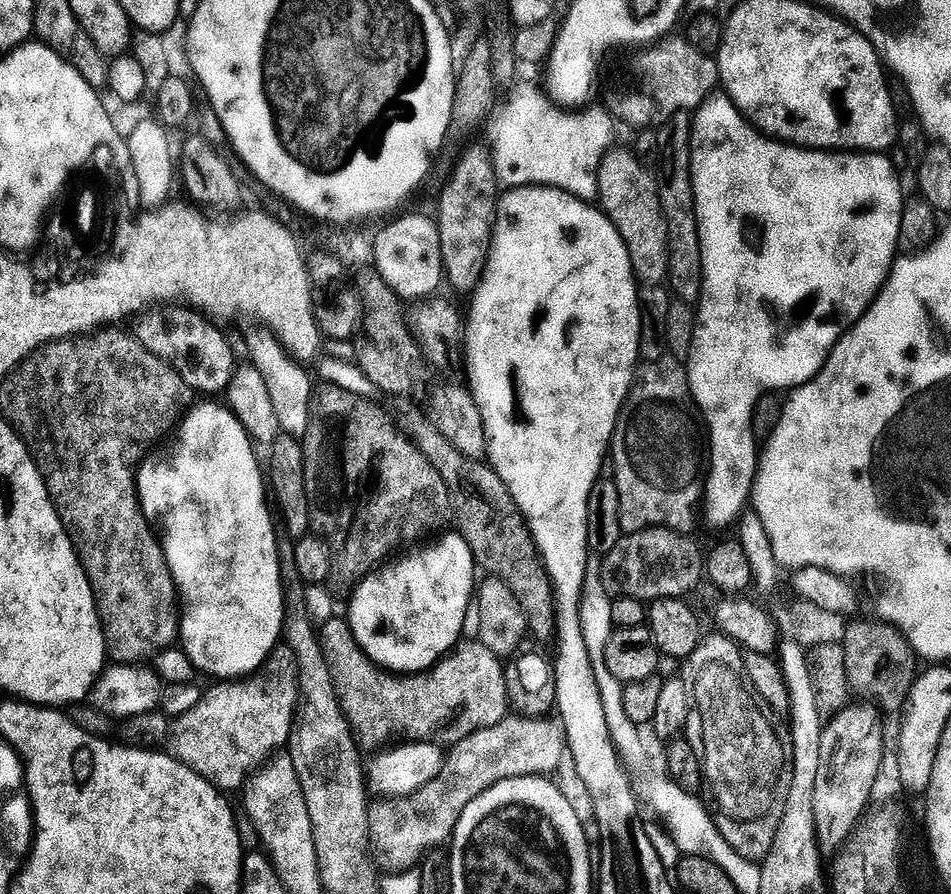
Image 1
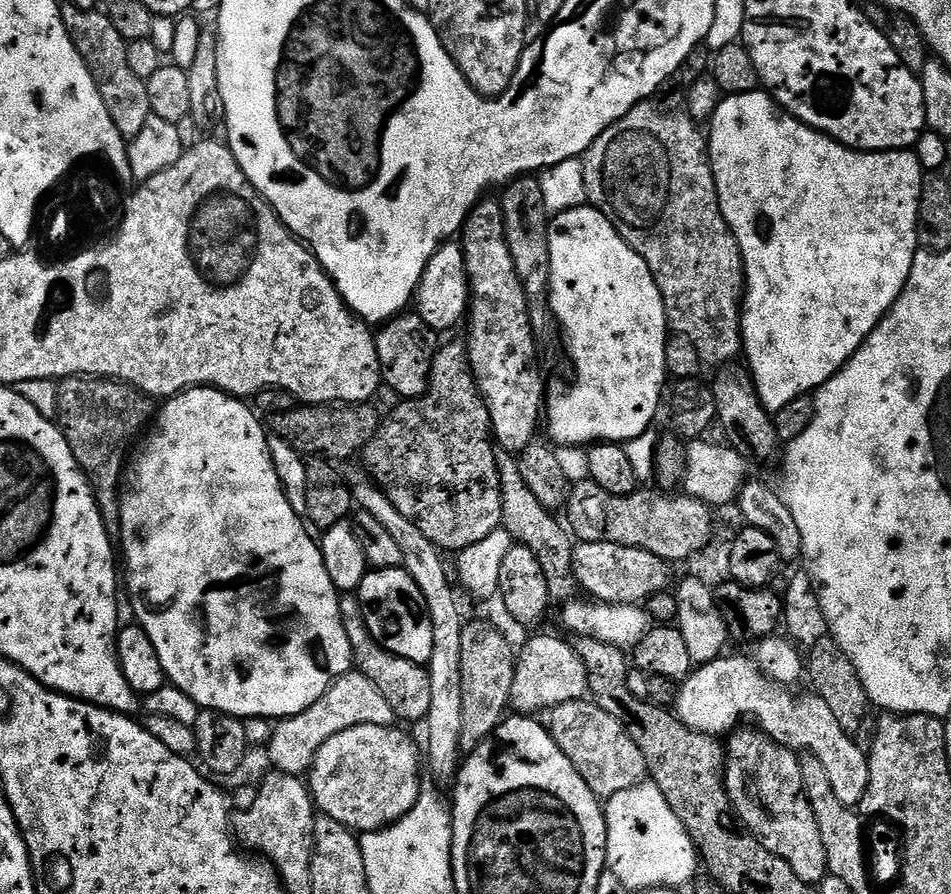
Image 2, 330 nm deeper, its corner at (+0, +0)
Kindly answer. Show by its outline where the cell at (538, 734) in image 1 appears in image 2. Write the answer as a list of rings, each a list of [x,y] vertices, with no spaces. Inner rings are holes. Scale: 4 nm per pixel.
[[[591,699],[566,701],[547,709],[546,727],[552,740],[597,797],[607,798],[621,789],[639,784],[648,776],[641,752],[624,732],[624,725]]]

